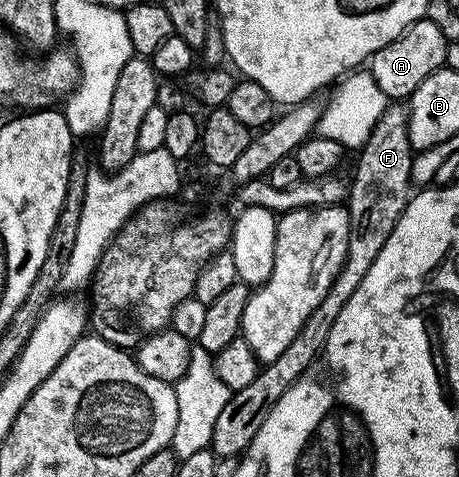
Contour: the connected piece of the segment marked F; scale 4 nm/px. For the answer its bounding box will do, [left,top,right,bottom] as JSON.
[209,103,416,458]

